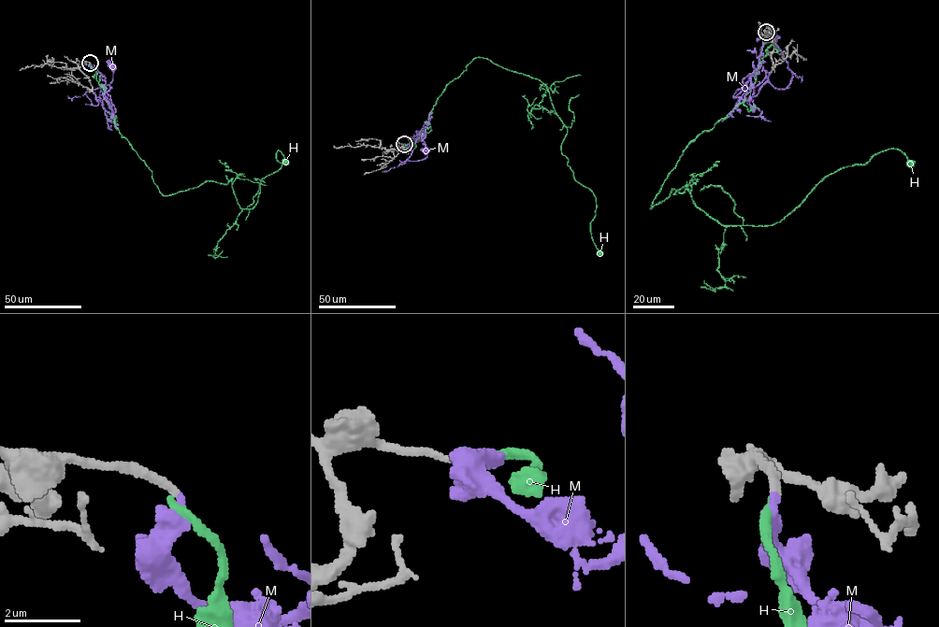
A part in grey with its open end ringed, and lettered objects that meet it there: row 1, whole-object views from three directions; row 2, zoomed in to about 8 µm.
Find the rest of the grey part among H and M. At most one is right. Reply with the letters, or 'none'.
M

